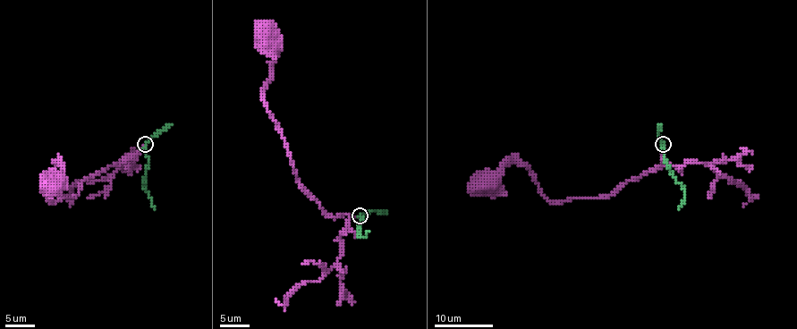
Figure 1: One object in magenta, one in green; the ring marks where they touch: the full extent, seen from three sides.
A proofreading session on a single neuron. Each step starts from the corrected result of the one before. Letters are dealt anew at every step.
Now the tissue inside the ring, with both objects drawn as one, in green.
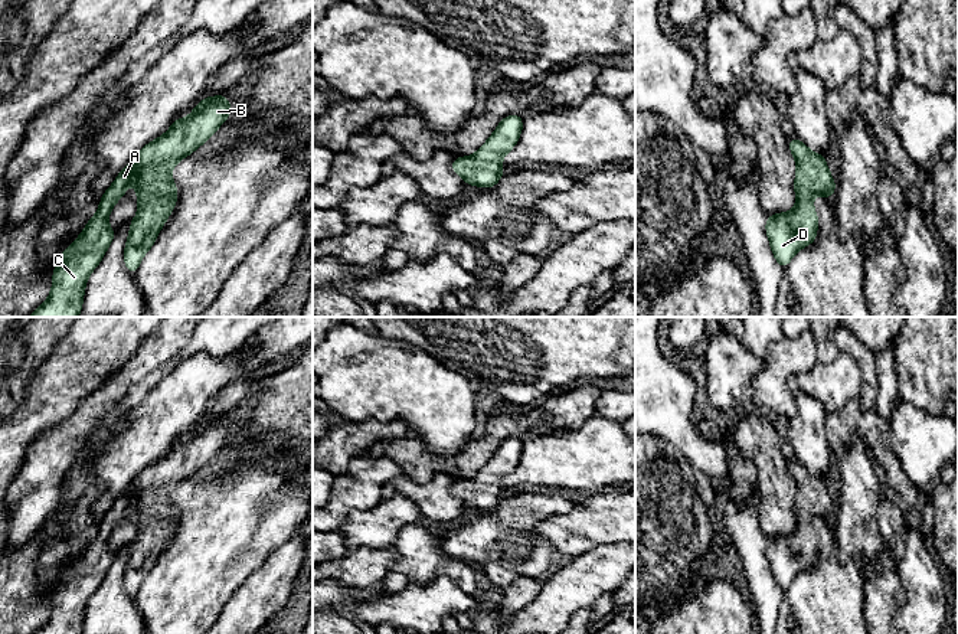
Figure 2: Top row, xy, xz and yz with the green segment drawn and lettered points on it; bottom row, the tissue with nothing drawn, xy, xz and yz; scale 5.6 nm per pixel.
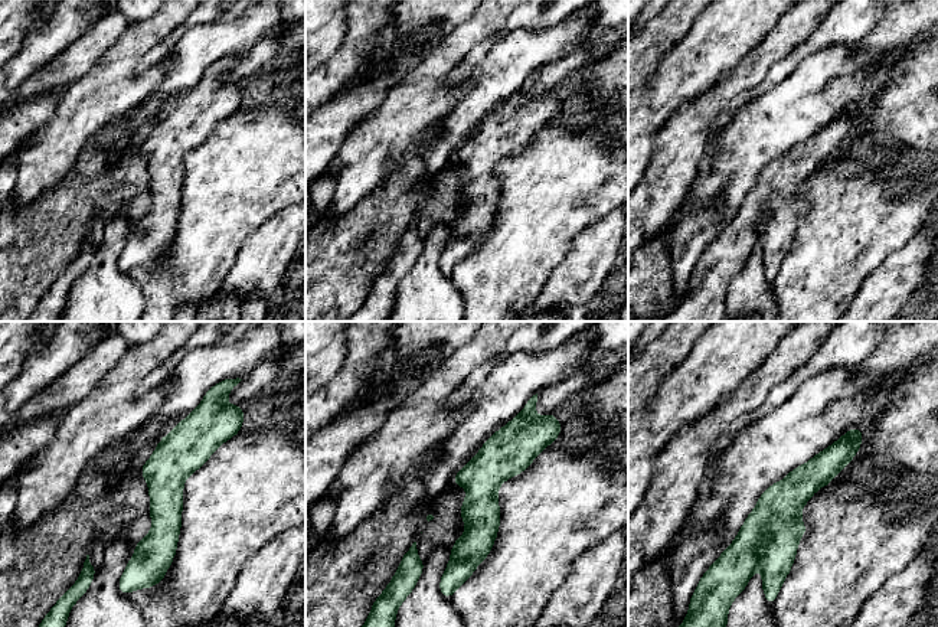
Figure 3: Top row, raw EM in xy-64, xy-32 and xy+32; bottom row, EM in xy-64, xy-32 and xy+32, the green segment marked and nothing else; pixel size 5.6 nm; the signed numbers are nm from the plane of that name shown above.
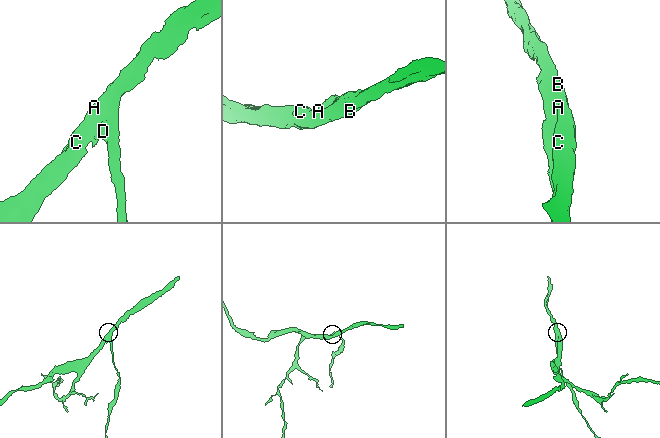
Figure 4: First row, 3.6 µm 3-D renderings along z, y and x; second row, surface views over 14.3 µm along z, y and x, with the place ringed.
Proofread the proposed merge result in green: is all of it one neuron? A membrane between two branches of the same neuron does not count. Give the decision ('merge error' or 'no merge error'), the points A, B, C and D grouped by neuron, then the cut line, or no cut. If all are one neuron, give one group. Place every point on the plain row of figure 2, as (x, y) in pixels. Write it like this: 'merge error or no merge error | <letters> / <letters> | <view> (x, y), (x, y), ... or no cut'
no merge error | A B C D | no cut

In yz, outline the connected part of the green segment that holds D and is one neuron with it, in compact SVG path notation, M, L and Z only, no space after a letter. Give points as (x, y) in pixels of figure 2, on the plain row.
M795 458L788 470L797 484L794 513L797 526L791 535L766 539L765 555L778 588L785 592L795 576L817 562L818 537L812 527L814 517L828 523L836 514L825 477L811 476Z

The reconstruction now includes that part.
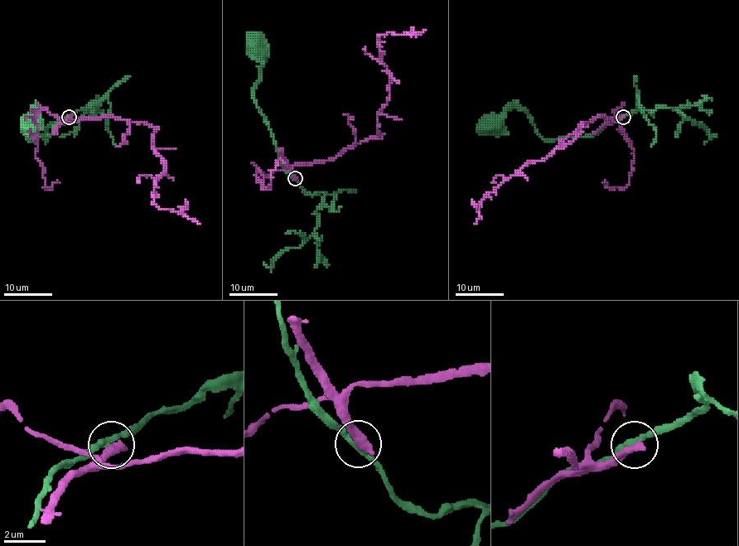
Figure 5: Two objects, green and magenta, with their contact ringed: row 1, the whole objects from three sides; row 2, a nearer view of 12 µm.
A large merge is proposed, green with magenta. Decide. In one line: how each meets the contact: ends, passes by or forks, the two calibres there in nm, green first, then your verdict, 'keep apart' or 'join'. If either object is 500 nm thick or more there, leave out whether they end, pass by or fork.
calibres 260 and 500 nm; keep apart

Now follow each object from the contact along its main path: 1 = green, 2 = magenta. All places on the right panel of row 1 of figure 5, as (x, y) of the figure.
1: (622, 117), (593, 135), (545, 139), (524, 110), (510, 107), (504, 113), (503, 123), (495, 128)
2: (622, 117), (592, 119), (571, 142), (527, 162), (488, 193), (475, 224)

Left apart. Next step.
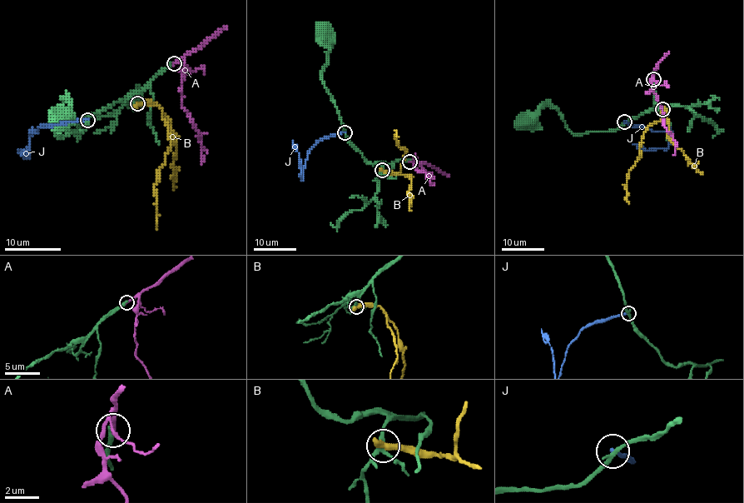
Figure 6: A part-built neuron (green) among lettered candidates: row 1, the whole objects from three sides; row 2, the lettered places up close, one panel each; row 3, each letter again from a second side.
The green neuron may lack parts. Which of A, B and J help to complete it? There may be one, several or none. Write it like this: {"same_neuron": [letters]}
{"same_neuron": ["A"]}

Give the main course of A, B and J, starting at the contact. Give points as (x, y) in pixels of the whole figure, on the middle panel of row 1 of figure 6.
A: (409, 161), (417, 159), (415, 171), (423, 171), (430, 184), (429, 181)
B: (382, 171), (399, 172), (406, 149), (401, 147), (394, 136), (397, 133), (395, 136)
J: (344, 132), (326, 136), (315, 143), (305, 163), (301, 179), (300, 154), (292, 141)

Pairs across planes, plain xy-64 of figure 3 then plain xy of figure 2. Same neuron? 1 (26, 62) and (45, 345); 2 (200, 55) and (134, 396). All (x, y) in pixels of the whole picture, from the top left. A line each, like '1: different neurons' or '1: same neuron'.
1: same neuron
2: different neurons

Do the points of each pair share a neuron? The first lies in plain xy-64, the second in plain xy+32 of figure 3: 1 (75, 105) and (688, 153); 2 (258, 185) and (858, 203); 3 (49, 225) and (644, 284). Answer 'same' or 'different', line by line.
1: same
2: same
3: same

